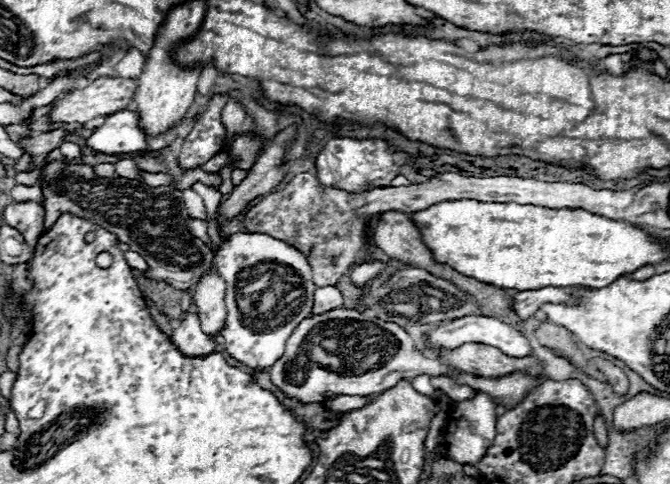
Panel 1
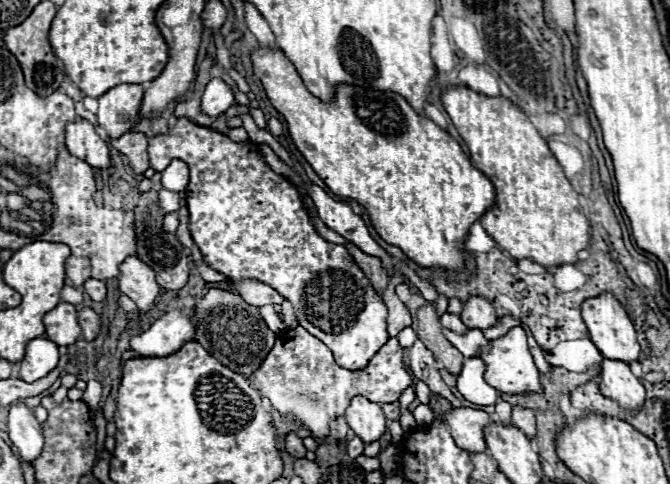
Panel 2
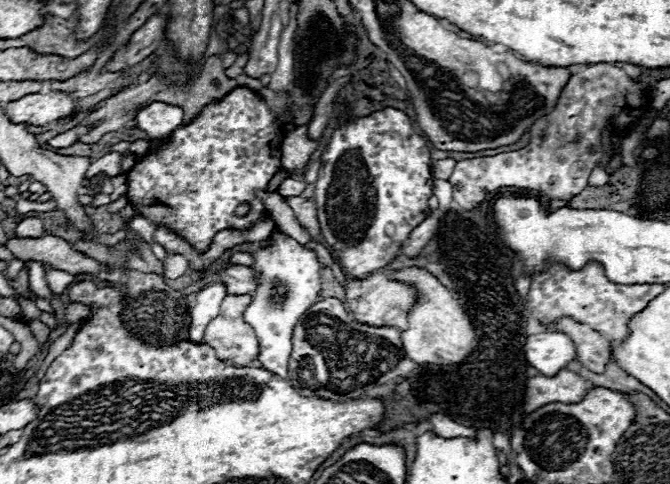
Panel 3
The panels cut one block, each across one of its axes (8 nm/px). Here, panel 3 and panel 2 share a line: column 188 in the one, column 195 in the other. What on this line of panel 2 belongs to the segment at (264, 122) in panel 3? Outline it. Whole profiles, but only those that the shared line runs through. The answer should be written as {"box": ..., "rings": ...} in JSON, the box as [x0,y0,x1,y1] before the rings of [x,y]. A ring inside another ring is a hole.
{"box":[148,116,390,370],"rings":[[[182,116],[182,118],[172,118],[172,124],[168,128],[166,134],[156,134],[152,136],[150,140],[150,146],[148,146],[148,154],[150,154],[150,166],[157,172],[162,172],[172,160],[182,160],[190,166],[190,184],[186,188],[186,202],[188,202],[188,212],[190,212],[190,220],[188,220],[188,230],[196,242],[196,246],[200,248],[202,252],[202,258],[206,264],[210,264],[214,270],[222,272],[226,278],[230,278],[232,282],[238,282],[238,280],[258,280],[258,282],[264,282],[268,286],[272,286],[276,292],[280,292],[284,296],[284,300],[292,302],[294,306],[294,314],[298,318],[298,324],[302,328],[306,328],[312,336],[316,336],[318,340],[322,340],[334,354],[334,360],[342,366],[342,368],[348,368],[348,370],[362,370],[366,368],[366,364],[372,360],[372,356],[382,348],[382,344],[386,344],[386,340],[390,338],[388,332],[386,332],[386,316],[388,316],[388,308],[386,304],[382,302],[382,298],[374,292],[372,284],[368,282],[368,278],[364,276],[364,272],[354,264],[354,258],[348,254],[348,250],[344,246],[338,246],[338,244],[330,244],[326,242],[314,228],[312,220],[310,220],[310,214],[296,190],[296,186],[282,174],[276,174],[270,170],[270,166],[264,162],[262,154],[258,152],[258,144],[254,142],[232,142],[226,134],[222,132],[216,132],[216,130],[210,130],[208,126],[200,126],[200,124],[194,124],[190,118]]]}

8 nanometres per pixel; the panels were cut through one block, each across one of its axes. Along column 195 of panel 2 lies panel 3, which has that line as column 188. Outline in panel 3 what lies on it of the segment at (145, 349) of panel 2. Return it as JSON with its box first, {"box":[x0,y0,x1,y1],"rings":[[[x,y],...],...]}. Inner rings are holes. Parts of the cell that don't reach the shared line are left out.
{"box":[188,282,226,344],"rings":[[[218,282],[210,284],[196,296],[196,304],[190,308],[190,328],[188,328],[190,342],[200,344],[204,340],[206,326],[214,316],[218,316],[218,308],[224,296],[226,296],[226,286]]]}

